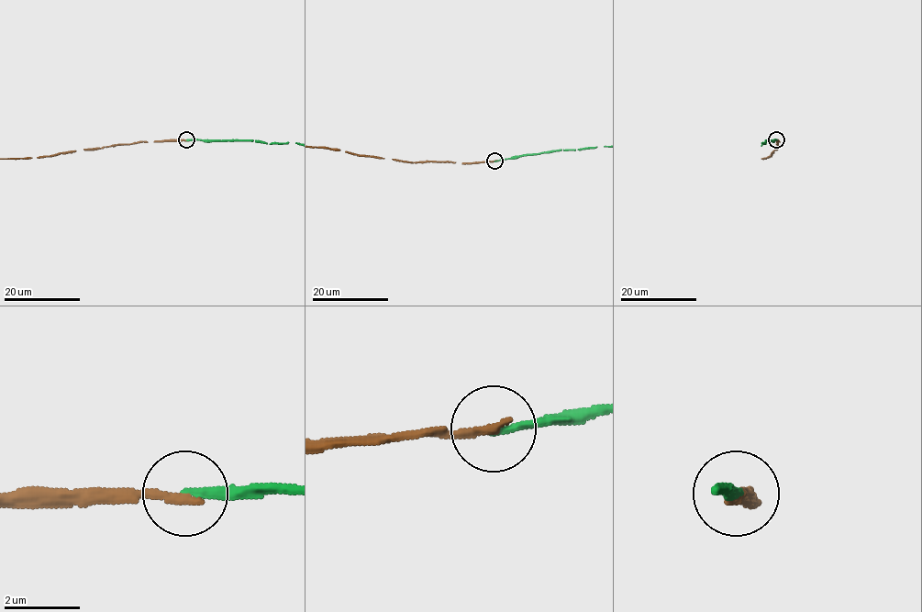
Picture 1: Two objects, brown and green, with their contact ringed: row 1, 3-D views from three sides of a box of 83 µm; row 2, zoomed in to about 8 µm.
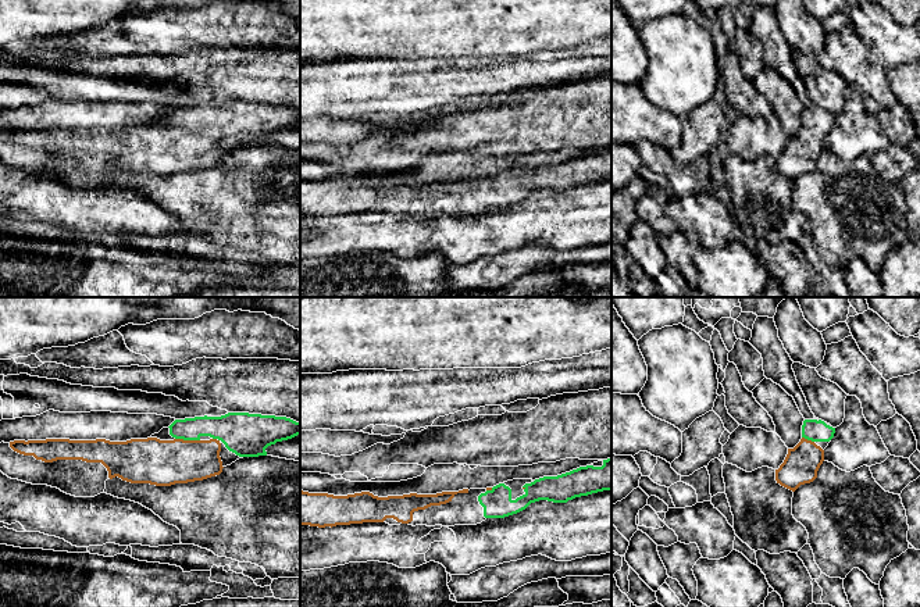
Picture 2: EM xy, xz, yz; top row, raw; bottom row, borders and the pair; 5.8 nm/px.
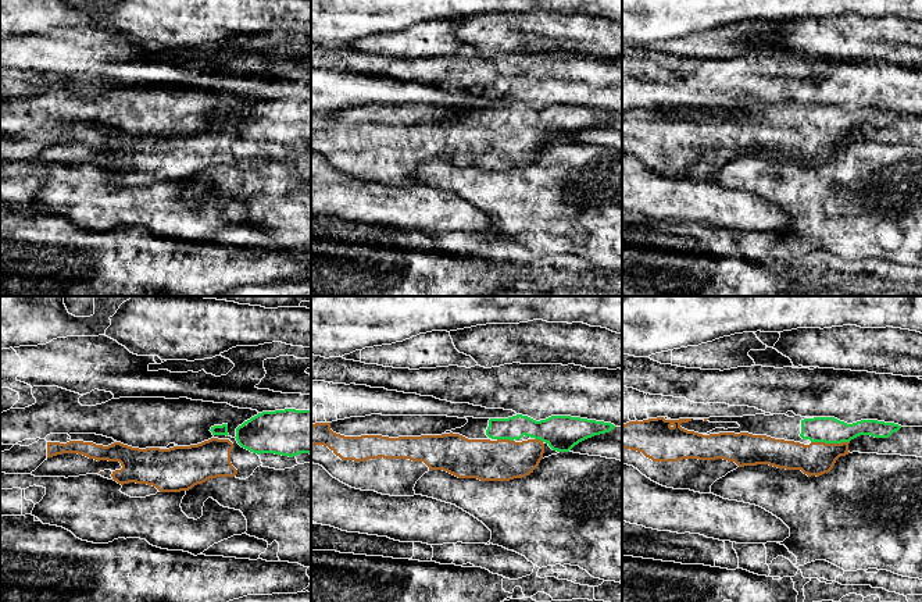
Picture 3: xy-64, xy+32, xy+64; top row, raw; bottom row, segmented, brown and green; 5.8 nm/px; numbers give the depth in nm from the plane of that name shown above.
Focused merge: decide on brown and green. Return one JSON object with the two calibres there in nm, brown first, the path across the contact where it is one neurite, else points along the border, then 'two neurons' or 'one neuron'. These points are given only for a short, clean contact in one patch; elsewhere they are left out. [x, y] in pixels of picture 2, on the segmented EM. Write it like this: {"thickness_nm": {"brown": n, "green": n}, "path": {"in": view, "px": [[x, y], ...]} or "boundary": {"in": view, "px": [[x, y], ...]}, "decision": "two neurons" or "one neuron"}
{"thickness_nm": {"brown": 280, "green": 170}, "path": {"in": "xy", "px": [[163, 463], [188, 441], [199, 429], [230, 429]]}, "decision": "one neuron"}

